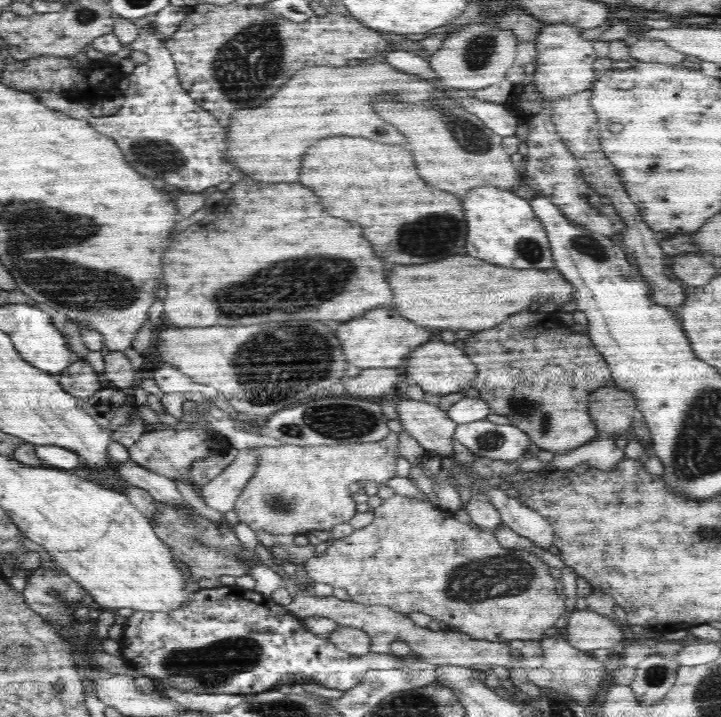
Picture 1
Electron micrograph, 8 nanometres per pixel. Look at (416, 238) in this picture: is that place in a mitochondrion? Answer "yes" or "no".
yes

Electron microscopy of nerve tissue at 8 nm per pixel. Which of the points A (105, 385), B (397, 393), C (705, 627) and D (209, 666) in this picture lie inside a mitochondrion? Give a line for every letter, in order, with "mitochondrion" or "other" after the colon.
A: other
B: other
C: other
D: mitochondrion

